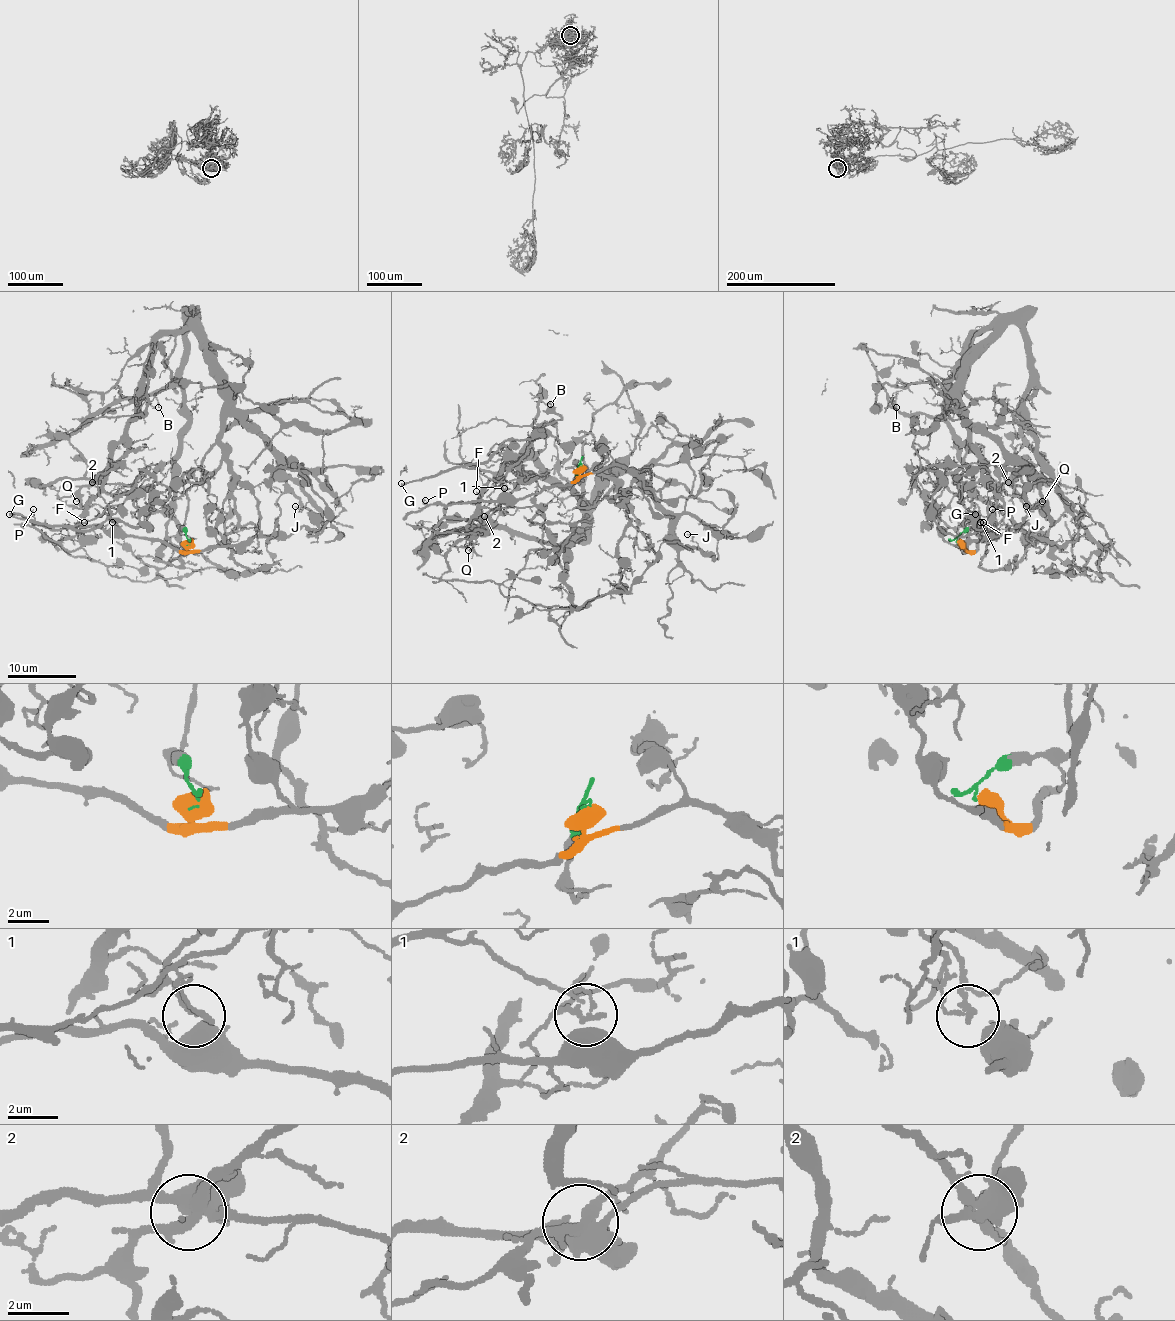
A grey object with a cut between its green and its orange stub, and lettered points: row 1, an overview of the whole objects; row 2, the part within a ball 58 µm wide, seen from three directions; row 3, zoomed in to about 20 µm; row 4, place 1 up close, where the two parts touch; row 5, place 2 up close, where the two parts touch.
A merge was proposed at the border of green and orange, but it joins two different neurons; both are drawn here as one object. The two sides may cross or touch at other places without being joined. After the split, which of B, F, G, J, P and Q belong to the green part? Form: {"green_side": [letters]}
{"green_side": ["B", "J", "Q"]}

